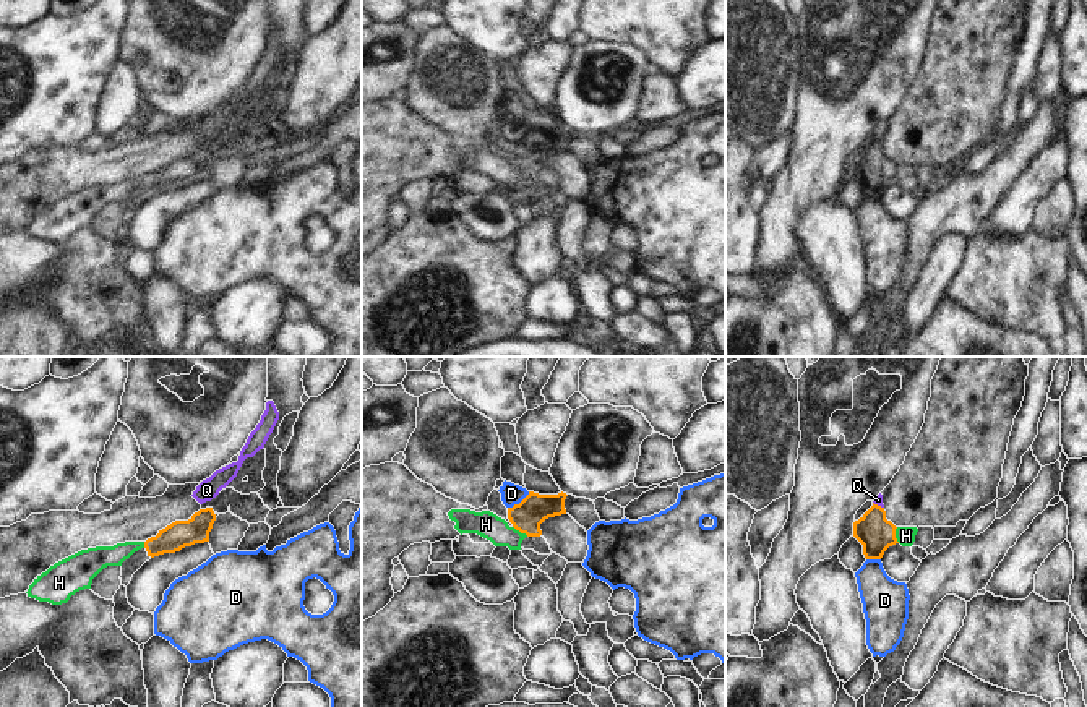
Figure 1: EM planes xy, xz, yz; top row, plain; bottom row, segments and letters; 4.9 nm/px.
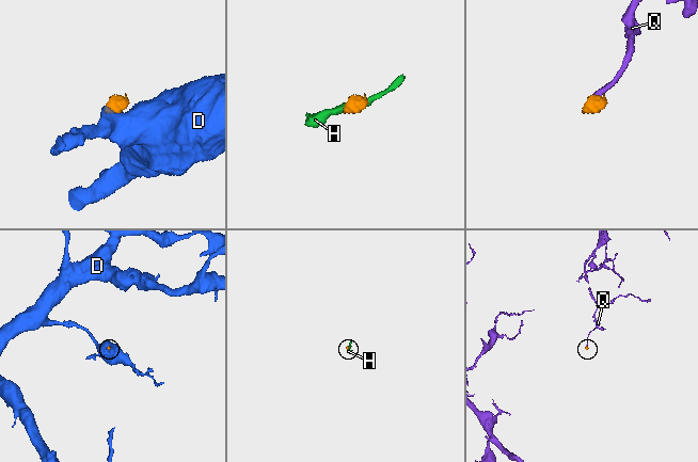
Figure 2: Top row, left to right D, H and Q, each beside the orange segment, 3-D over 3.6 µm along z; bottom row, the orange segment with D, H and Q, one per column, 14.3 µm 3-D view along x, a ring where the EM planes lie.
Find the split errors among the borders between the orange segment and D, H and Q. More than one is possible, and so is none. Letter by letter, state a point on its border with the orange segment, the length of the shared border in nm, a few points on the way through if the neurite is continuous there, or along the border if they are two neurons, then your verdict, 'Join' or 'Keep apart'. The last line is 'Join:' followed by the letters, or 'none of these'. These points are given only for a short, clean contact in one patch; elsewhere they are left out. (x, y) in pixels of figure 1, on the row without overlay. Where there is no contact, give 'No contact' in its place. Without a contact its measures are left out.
D: Touches orange at xz (519, 140). Shared border 140 nm. Boundary: xz (529, 128), (508, 145). Keep apart
H: Touches orange at yz (894, 172). Shared border 80 nm. Boundary: yz (896, 164), (896, 175), (899, 179). Keep apart
Q: Touches orange at yz (876, 141). Shared border 70 nm. Path across: yz (873, 167), (876, 141), (878, 137). Join
Join: Q.

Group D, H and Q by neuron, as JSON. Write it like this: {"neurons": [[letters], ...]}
{"neurons": [["D"], ["H"], ["Q"]]}

